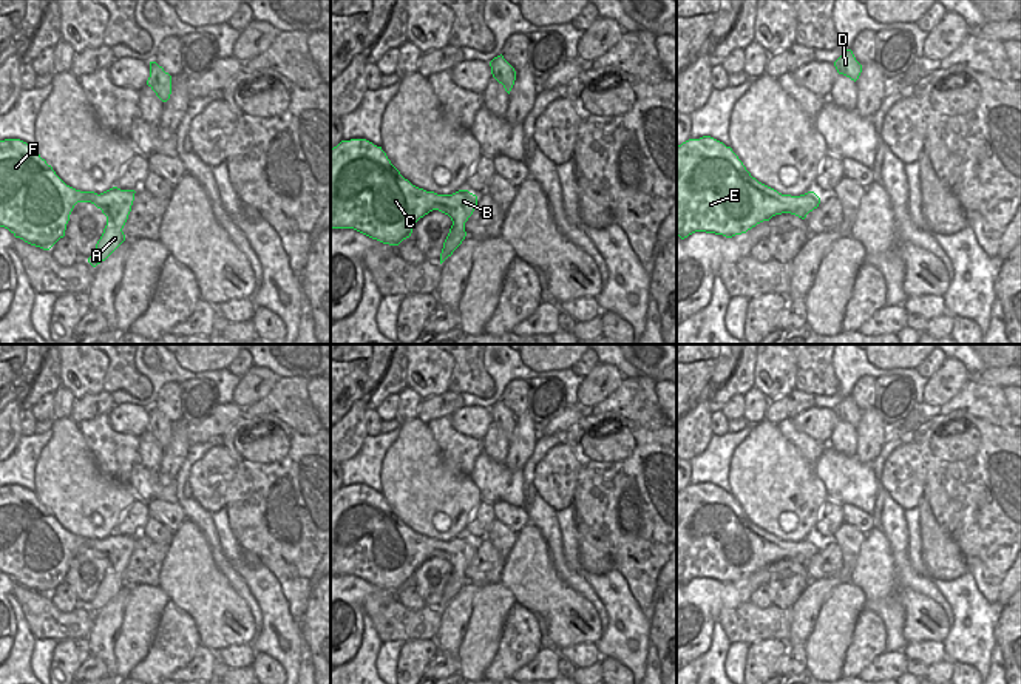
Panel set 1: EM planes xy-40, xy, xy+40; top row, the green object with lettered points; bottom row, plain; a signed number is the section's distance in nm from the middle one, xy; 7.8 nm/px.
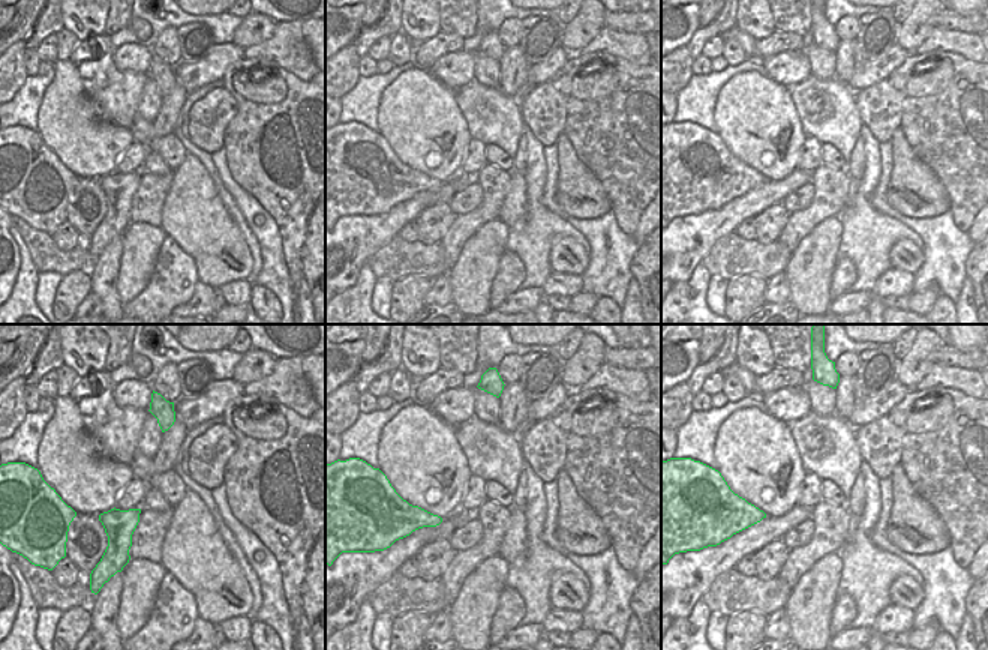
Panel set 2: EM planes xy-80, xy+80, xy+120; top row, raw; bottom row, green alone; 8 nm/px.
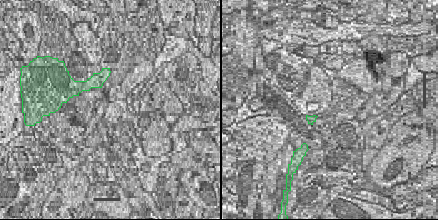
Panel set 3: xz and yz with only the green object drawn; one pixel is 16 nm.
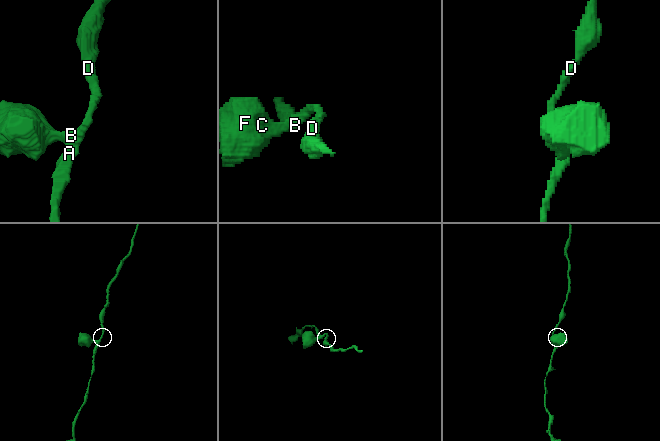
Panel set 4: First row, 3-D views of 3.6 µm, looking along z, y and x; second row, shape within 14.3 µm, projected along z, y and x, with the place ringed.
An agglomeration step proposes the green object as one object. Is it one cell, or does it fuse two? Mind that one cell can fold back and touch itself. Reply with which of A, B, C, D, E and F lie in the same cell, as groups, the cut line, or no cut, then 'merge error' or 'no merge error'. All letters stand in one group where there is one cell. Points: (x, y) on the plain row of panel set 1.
groups A B C D E F; cut none; no merge error

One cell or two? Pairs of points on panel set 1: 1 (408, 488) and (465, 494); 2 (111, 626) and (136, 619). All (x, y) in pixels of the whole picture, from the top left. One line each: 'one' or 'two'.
1: one
2: two

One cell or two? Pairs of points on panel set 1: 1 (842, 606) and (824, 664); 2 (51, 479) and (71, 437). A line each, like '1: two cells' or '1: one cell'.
1: one cell
2: one cell

